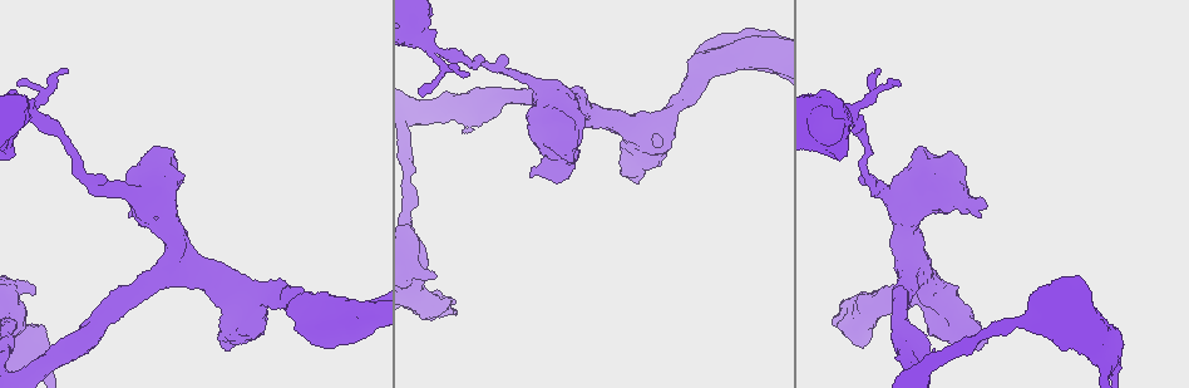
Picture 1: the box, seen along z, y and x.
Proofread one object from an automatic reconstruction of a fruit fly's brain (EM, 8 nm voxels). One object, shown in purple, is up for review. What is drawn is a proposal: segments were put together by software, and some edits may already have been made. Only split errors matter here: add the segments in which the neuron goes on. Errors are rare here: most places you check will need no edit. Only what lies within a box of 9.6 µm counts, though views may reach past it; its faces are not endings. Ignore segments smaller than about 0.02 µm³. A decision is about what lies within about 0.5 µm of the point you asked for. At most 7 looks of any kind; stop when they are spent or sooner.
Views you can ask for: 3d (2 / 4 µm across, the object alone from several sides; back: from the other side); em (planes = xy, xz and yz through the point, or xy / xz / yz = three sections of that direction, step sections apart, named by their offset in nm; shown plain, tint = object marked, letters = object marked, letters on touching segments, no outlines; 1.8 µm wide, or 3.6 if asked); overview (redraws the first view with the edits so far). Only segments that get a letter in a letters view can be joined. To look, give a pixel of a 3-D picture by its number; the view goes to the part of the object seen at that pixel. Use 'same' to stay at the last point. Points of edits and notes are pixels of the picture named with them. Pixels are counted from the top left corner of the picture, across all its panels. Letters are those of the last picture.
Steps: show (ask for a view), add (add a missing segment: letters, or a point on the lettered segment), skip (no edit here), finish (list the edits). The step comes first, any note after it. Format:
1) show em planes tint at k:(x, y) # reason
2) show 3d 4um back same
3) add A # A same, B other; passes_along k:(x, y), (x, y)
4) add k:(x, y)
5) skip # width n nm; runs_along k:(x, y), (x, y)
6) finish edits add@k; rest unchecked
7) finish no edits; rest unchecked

show em yz step 4 letters at 1:(899, 85)

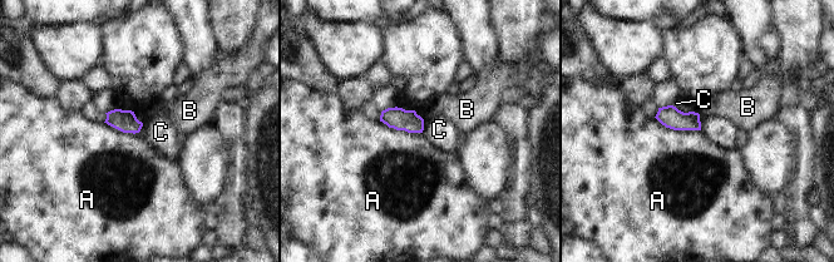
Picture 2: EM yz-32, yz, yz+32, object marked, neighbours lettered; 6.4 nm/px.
show em planes letters same # another direction

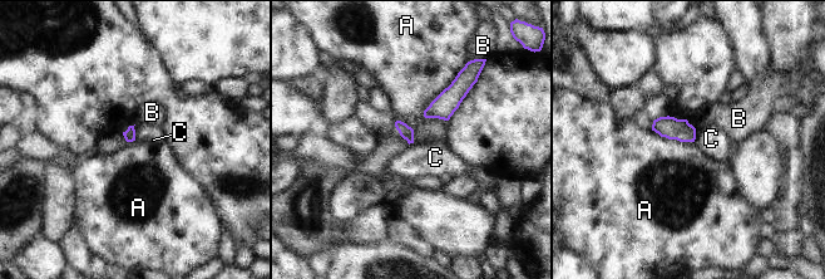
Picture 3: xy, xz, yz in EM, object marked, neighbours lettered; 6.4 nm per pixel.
skip # A other, B other, C other; border 3:(462, 69), (424, 111), (425, 118); none of them fits

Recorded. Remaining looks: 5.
show em xy step 16 tint at 1:(934, 332) # thick end

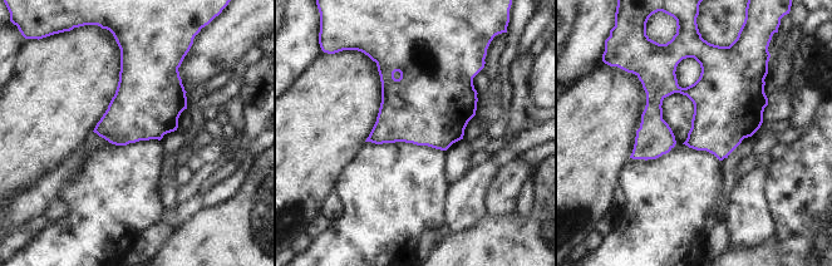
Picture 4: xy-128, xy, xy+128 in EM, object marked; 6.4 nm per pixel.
show em planes letters same # cut it another way

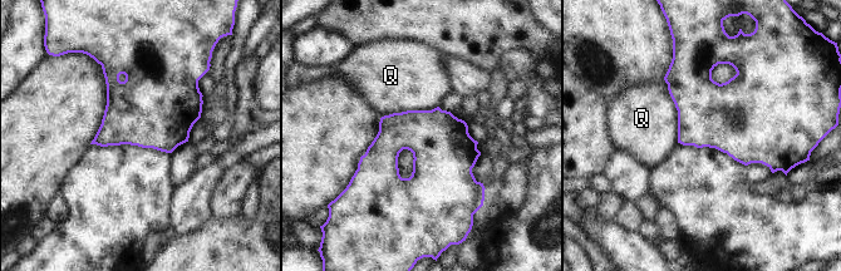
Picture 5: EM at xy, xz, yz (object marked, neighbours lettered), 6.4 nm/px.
skip # Q other; border 5:(663, 79), (677, 111), (678, 142); none of them fits

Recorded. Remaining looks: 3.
show em planes letters at 1:(462, 130) # thick end

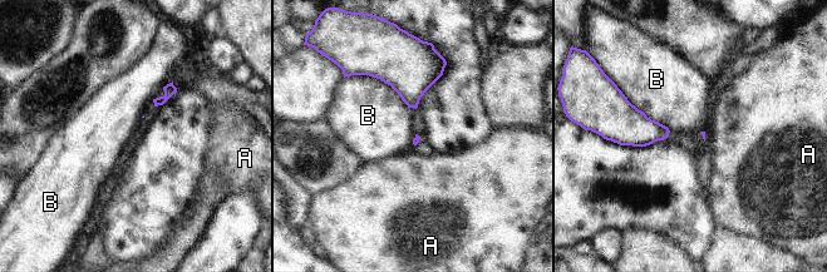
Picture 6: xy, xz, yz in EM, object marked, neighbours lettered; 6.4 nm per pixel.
skip # A other, B other; border 6:(348, 75), (382, 79), (409, 108); none of them fits

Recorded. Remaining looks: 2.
finish no edits; rest unchecked

